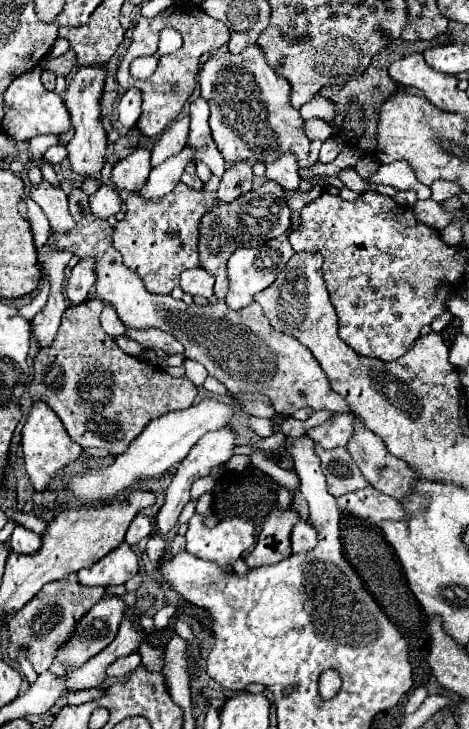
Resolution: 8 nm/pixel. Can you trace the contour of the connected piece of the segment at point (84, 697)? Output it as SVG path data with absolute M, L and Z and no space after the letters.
M90 688L84 692L68 692L68 696L64 696L64 702L66 704L84 704L84 702L92 700L92 696L98 698L100 694L102 694L102 690L98 690L98 688Z

